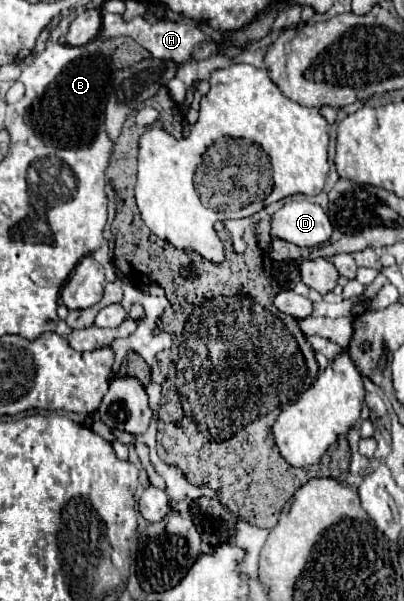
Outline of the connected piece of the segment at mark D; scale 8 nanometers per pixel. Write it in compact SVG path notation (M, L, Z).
M290 201L272 217L272 237L290 241L298 247L316 247L328 241L332 225L318 203Z

